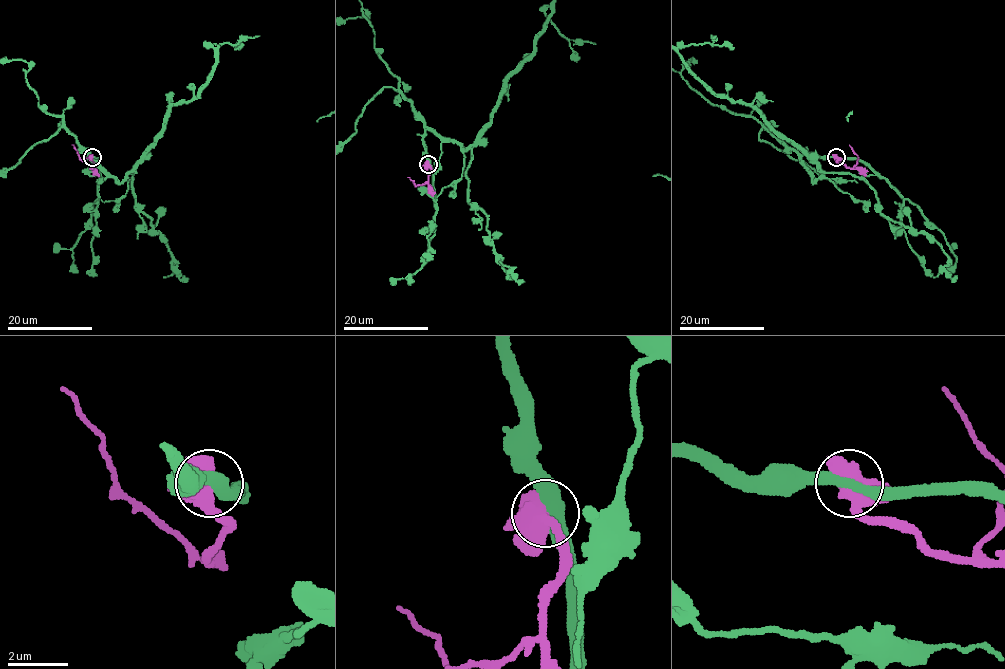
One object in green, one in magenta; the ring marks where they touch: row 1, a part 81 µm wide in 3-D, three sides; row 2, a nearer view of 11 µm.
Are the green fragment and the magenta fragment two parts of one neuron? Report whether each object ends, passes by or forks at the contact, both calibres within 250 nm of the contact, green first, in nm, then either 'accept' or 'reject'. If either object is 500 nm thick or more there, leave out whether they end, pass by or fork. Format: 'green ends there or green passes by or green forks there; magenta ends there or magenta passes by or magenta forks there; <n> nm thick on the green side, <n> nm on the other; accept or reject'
400 nm thick on the green side, 600 nm on the other; reject

